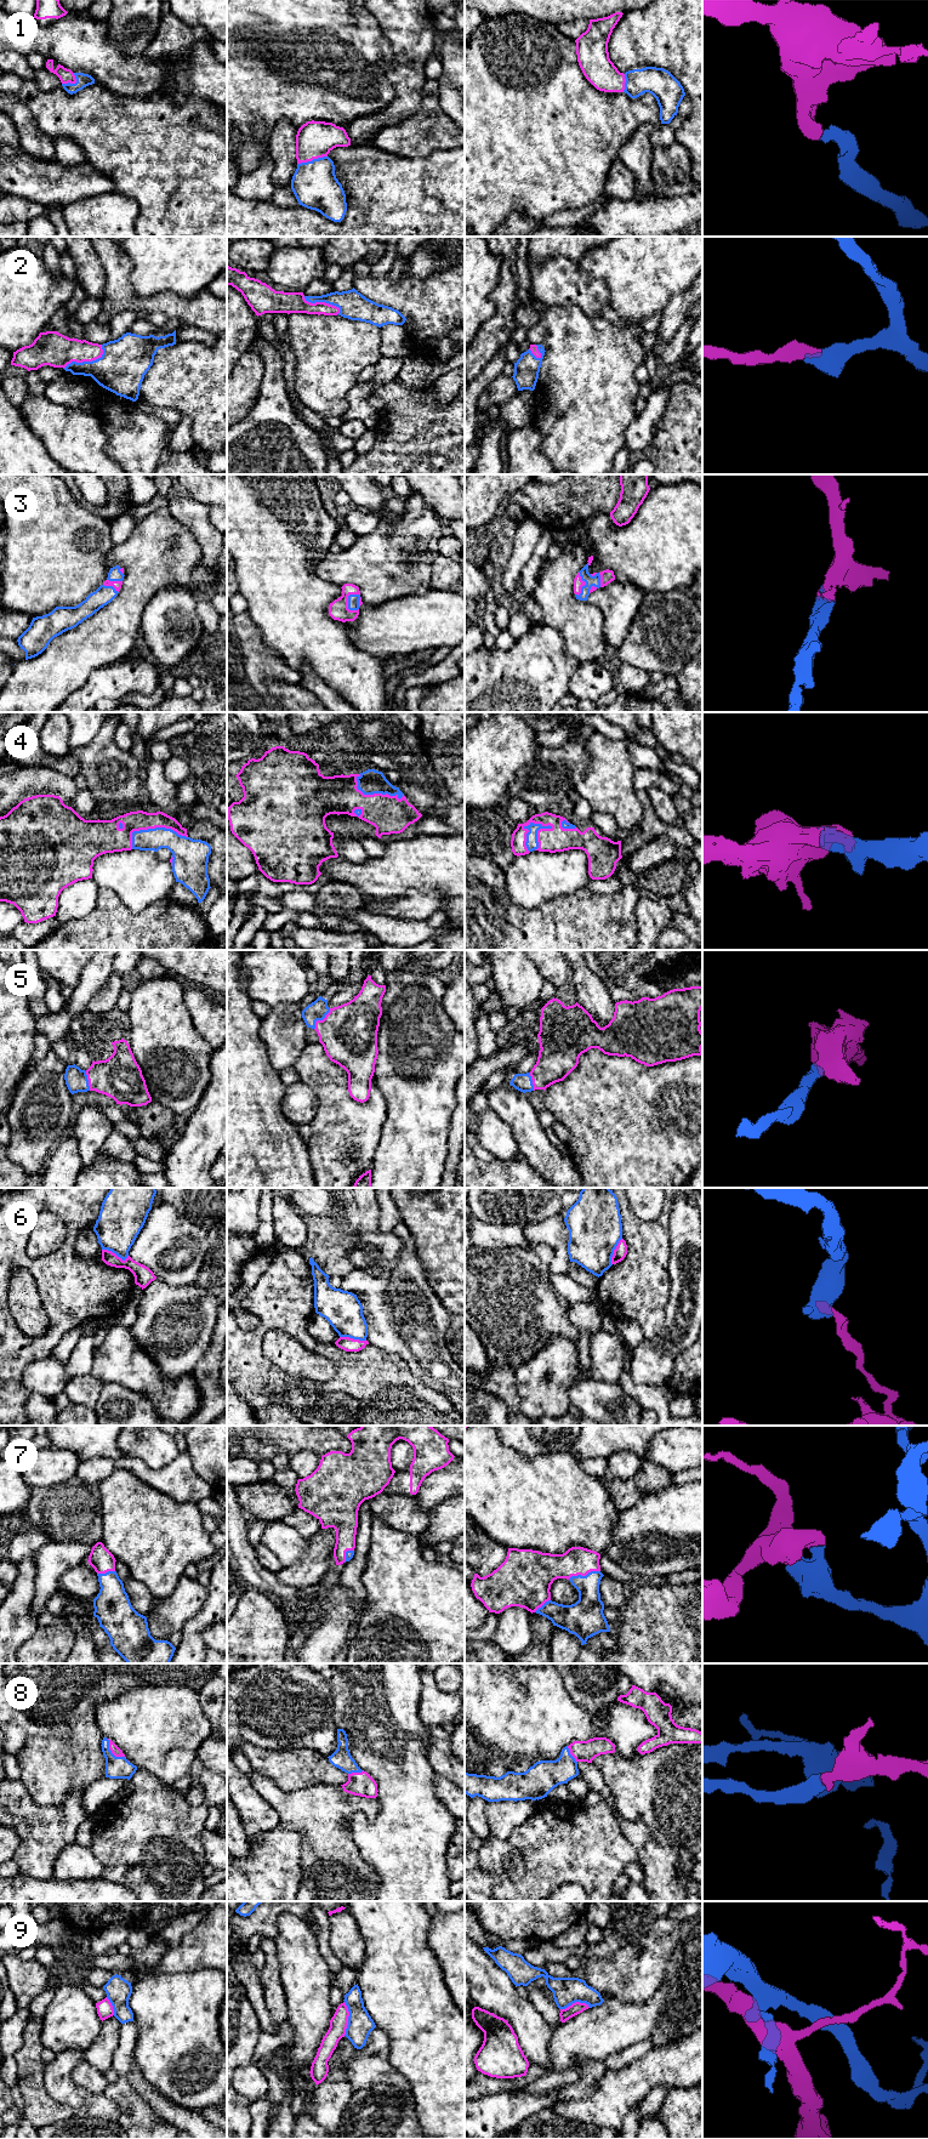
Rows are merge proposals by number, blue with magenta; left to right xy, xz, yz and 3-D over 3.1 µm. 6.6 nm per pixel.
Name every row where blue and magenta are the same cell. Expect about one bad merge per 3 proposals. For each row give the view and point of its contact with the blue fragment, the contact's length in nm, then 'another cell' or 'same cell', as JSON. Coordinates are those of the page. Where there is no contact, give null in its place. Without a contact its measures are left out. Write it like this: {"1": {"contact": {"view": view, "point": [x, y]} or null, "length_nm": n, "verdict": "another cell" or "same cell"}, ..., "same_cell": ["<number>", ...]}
{"1": {"contact": {"view": "xz", "point": [313, 159]}, "length_nm": 200, "verdict": "same cell"}, "2": {"contact": {"view": "xy", "point": [87, 362]}, "length_nm": 300, "verdict": "same cell"}, "3": {"contact": {"view": "xz", "point": [348, 606]}, "length_nm": 130, "verdict": "same cell"}, "4": {"contact": {"view": "yz", "point": [527, 828]}, "length_nm": 240, "verdict": "same cell"}, "5": {"contact": {"view": "xz", "point": [320, 1019]}, "length_nm": 180, "verdict": "same cell"}, "6": {"contact": {"view": "xy", "point": [115, 1253]}, "length_nm": 190, "verdict": "another cell"}, "7": {"contact": {"view": "yz", "point": [584, 1576]}, "length_nm": 220, "verdict": "same cell"}, "8": {"contact": {"view": "xy", "point": [110, 1752]}, "length_nm": 180, "verdict": "same cell"}, "9": {"contact": {"view": "xz", "point": [348, 2019]}, "length_nm": 220, "verdict": "another cell"}, "same_cell": ["1", "2", "3", "4", "5", "7", "8"]}

